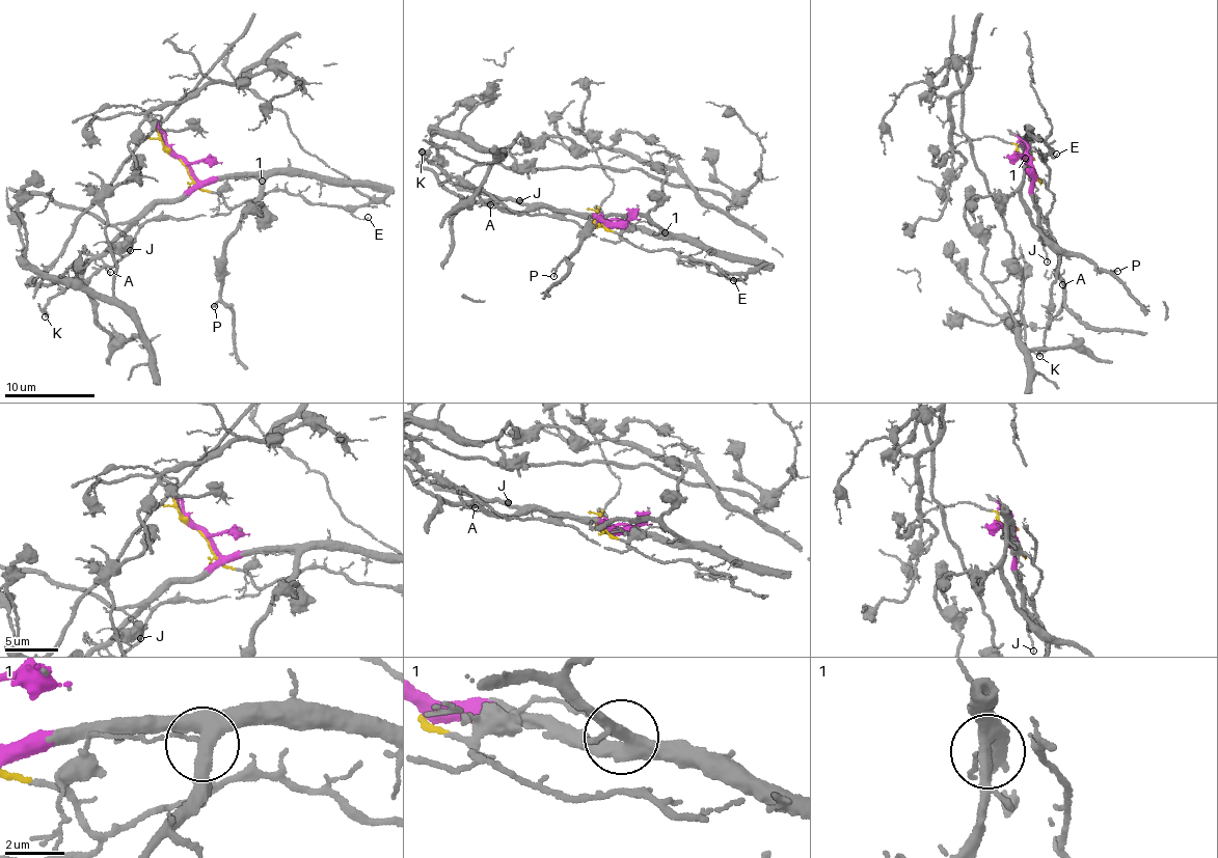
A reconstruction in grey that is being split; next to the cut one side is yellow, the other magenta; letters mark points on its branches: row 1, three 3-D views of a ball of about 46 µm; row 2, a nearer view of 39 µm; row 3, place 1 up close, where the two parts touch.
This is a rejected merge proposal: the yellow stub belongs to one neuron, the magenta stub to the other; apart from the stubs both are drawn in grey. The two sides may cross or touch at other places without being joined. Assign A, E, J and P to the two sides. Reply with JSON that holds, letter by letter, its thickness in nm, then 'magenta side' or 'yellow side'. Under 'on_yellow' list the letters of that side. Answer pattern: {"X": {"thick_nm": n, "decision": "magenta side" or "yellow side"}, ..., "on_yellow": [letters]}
{"A": {"thick_nm": 110, "decision": "magenta side"}, "E": {"thick_nm": 80, "decision": "yellow side"}, "J": {"thick_nm": 120, "decision": "magenta side"}, "P": {"thick_nm": 170, "decision": "magenta side"}, "on_yellow": ["E"]}

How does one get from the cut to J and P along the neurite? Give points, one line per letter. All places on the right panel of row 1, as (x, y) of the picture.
J: (1031, 160), (1032, 197), (1041, 210), (1048, 261)
P: (1031, 160), (1033, 174), (1024, 167), (1026, 154), (1020, 191), (1034, 227), (1099, 269), (1117, 270)

